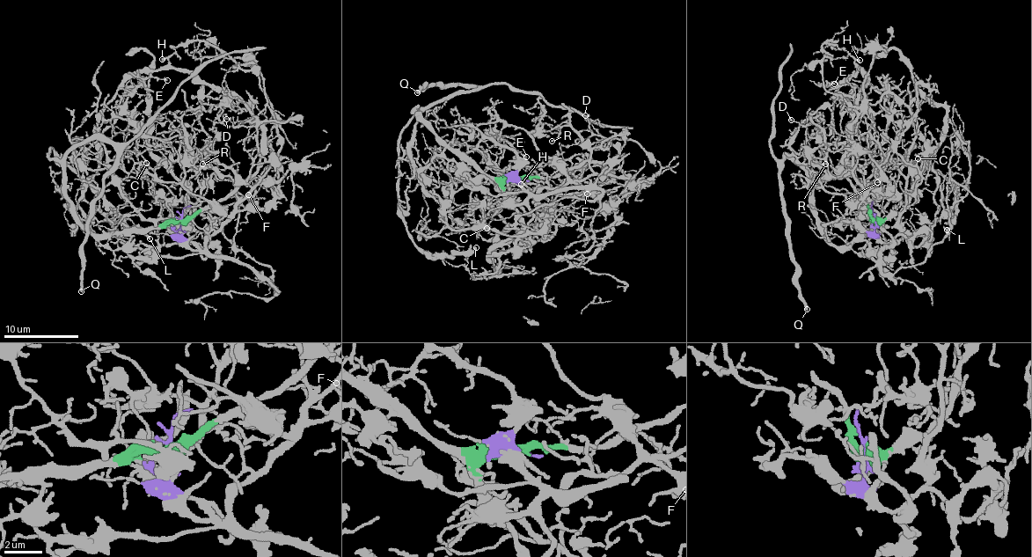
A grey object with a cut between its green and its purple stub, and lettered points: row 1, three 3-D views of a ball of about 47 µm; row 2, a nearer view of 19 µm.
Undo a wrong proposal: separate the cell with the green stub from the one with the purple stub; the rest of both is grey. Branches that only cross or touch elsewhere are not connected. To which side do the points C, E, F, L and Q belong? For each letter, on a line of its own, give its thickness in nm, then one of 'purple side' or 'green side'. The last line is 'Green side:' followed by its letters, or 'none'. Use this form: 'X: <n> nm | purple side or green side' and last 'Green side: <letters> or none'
C: 150 nm | purple side
E: 160 nm | purple side
F: 110 nm | purple side
L: 220 nm | green side
Q: 300 nm | green side
Green side: L, Q

